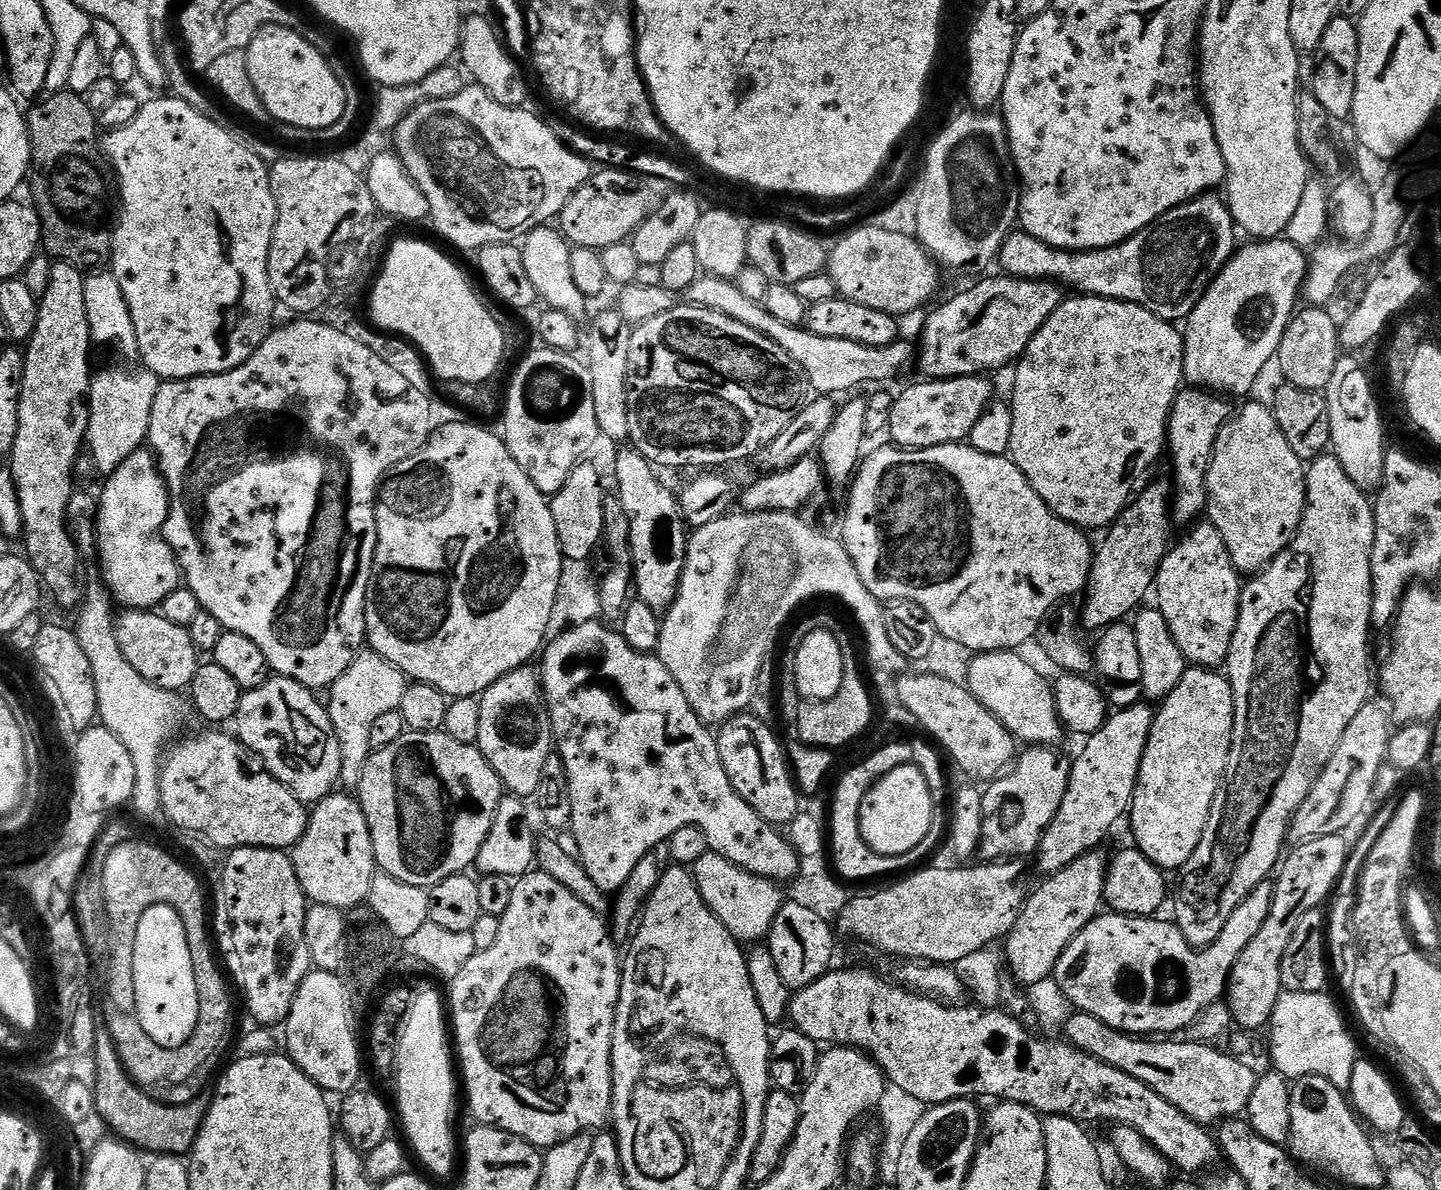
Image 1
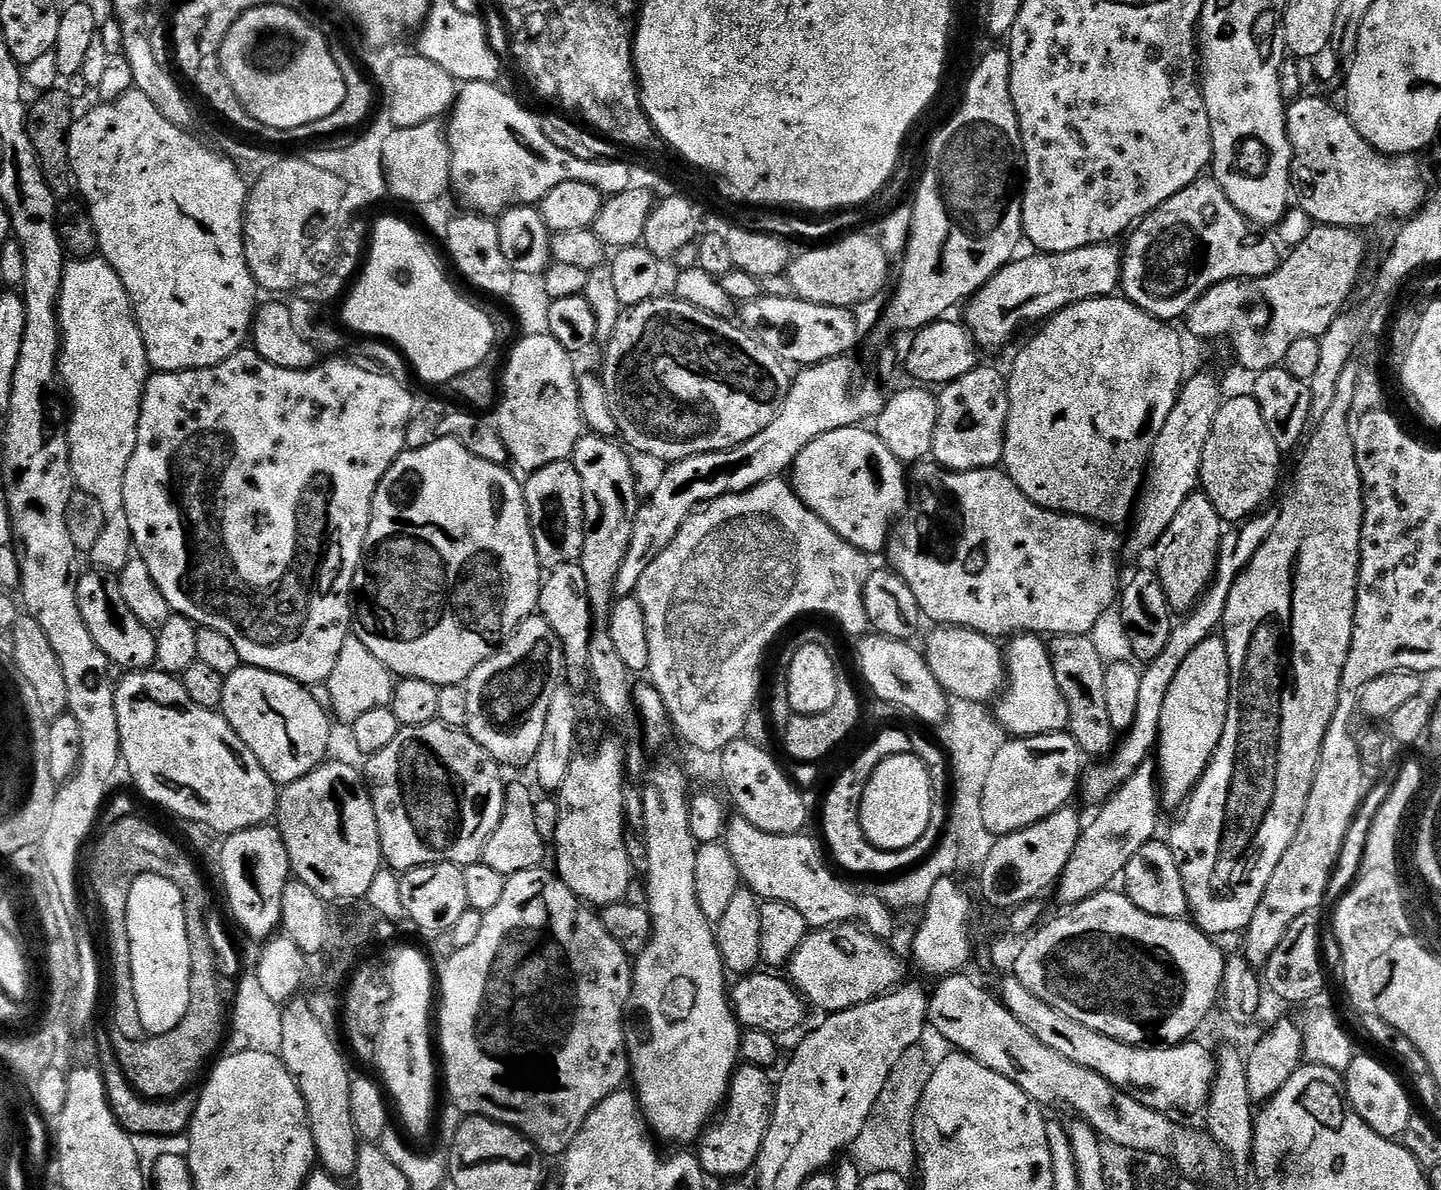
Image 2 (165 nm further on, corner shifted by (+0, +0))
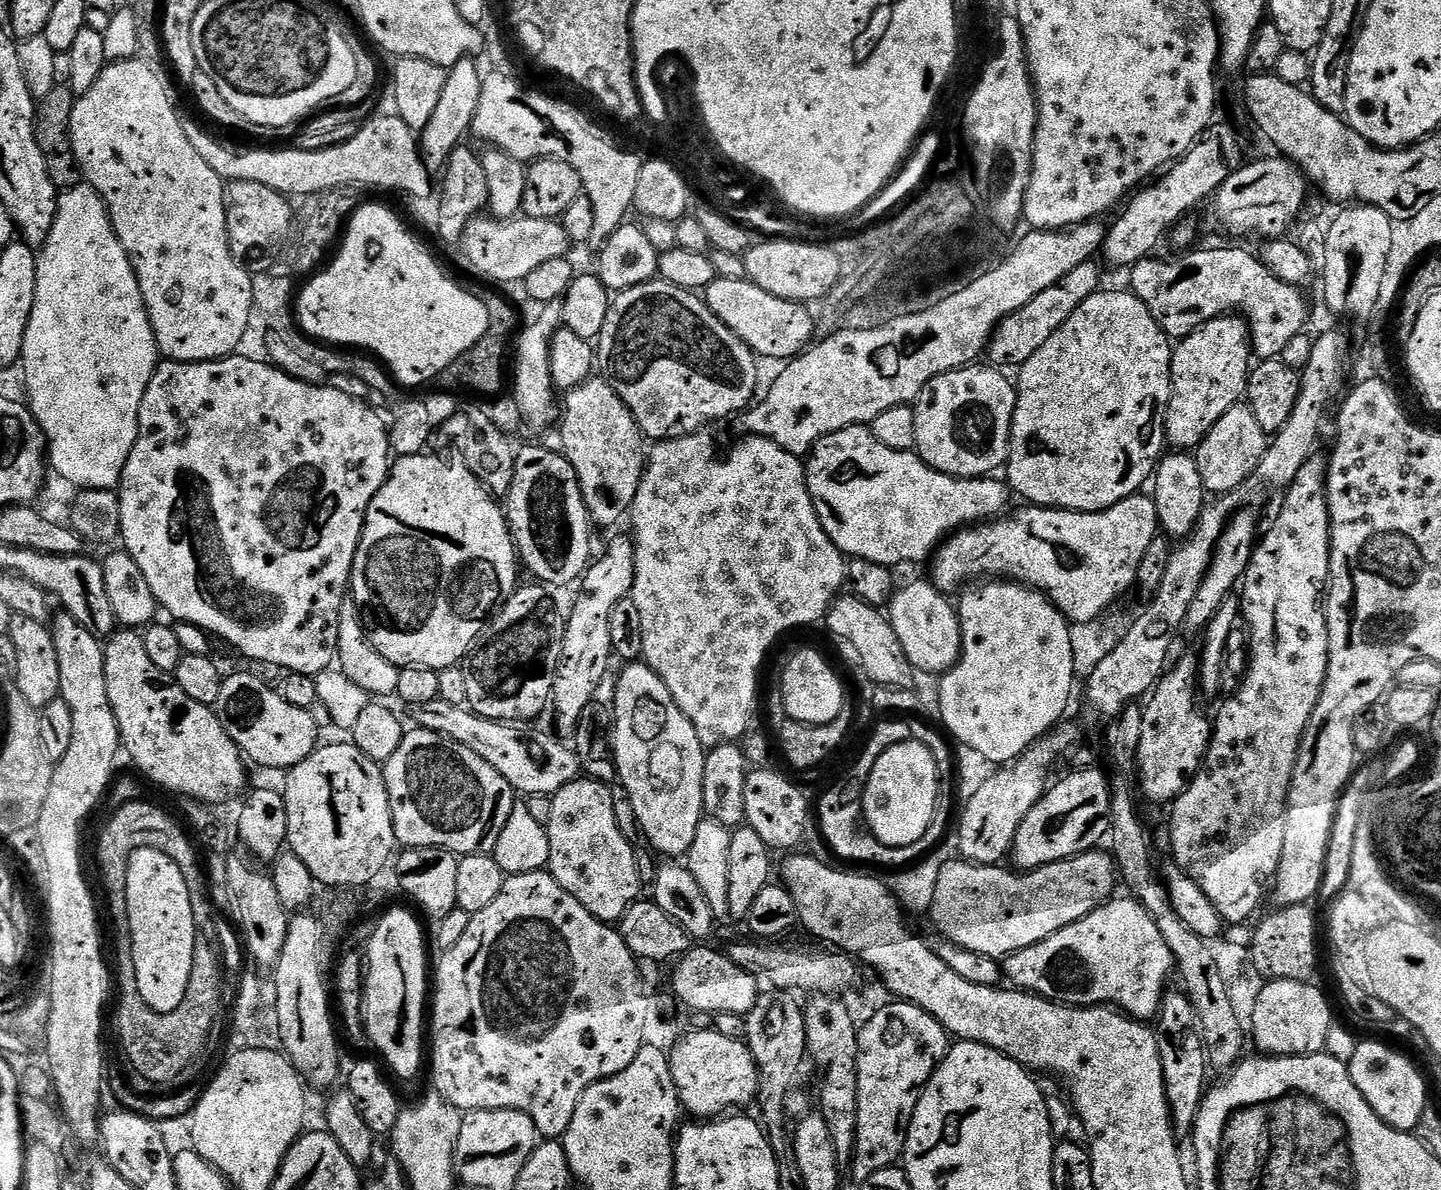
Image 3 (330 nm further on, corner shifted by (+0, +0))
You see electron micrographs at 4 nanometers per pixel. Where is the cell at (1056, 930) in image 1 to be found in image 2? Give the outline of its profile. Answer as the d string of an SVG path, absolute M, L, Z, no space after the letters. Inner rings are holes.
M1151 759L1142 762L1122 787L1103 801L1101 808L1104 809L1093 818L1092 824L1083 825L1074 854L1070 854L1070 862L1059 873L1060 900L1064 906L1080 904L1095 892L1105 891L1111 885L1108 883L1123 873L1130 858L1157 835L1162 813L1157 765Z

